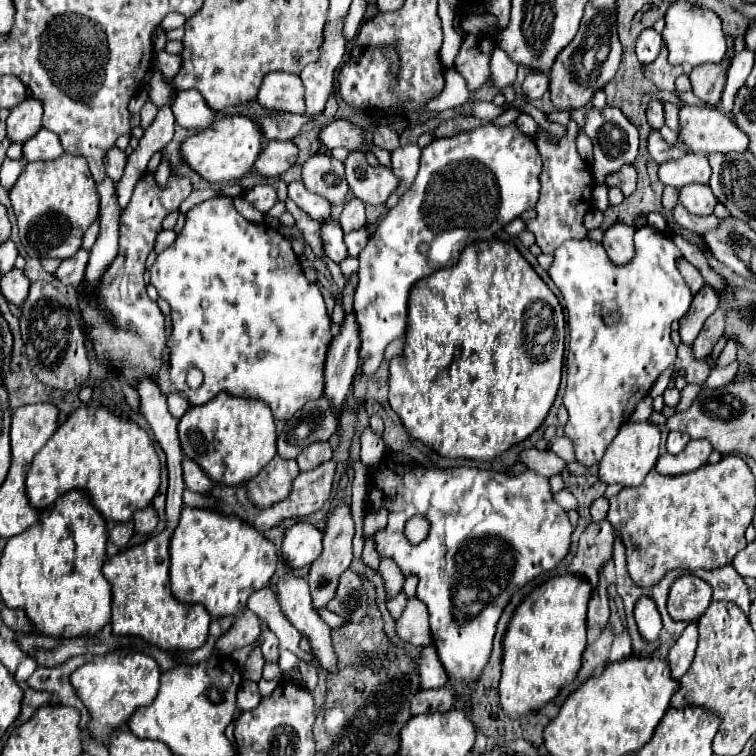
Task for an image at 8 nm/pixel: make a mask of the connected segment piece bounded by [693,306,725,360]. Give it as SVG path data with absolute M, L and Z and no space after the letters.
M719 306L715 310L715 314L709 316L709 320L705 322L697 340L693 342L693 358L695 360L705 360L707 354L717 344L717 340L723 336L723 330L725 330L725 312L723 312L723 306Z

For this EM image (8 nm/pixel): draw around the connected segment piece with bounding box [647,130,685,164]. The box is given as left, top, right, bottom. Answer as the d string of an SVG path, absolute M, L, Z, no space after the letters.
M651 130L649 138L647 138L647 150L649 150L649 156L651 156L657 164L661 164L661 162L665 162L665 160L669 160L669 158L677 158L677 156L685 154L685 150L681 150L681 148L669 148L669 146L665 144L665 140L661 138L659 130Z

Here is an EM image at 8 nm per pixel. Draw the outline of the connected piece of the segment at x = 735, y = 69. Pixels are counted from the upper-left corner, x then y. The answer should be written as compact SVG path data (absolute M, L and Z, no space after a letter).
M745 48L743 52L737 52L729 70L727 70L727 86L723 90L723 100L721 100L721 108L725 112L733 110L733 100L739 92L741 86L745 86L745 80L753 68L753 52L749 48Z

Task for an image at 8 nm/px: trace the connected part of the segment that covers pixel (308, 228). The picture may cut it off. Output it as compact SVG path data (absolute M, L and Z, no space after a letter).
M287 198L285 204L287 204L287 210L295 216L299 228L303 230L305 242L313 248L313 252L315 252L317 258L323 258L325 252L323 250L323 242L321 238L319 238L319 224L317 224L317 220L309 218L309 214L305 214L301 208L297 208L297 204L295 204L291 198Z

